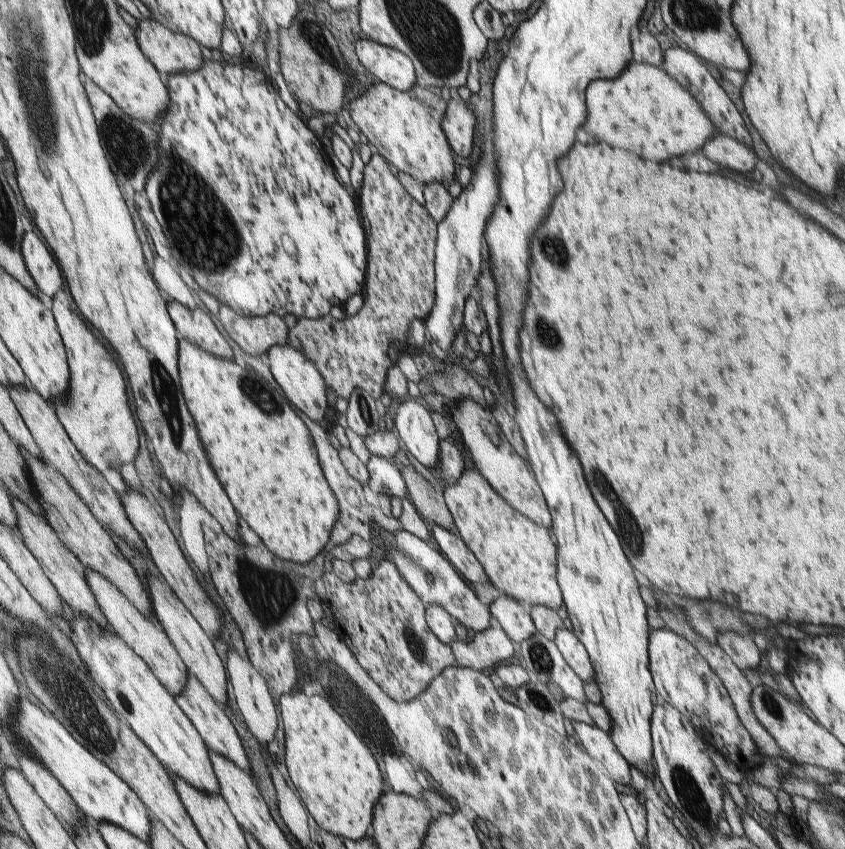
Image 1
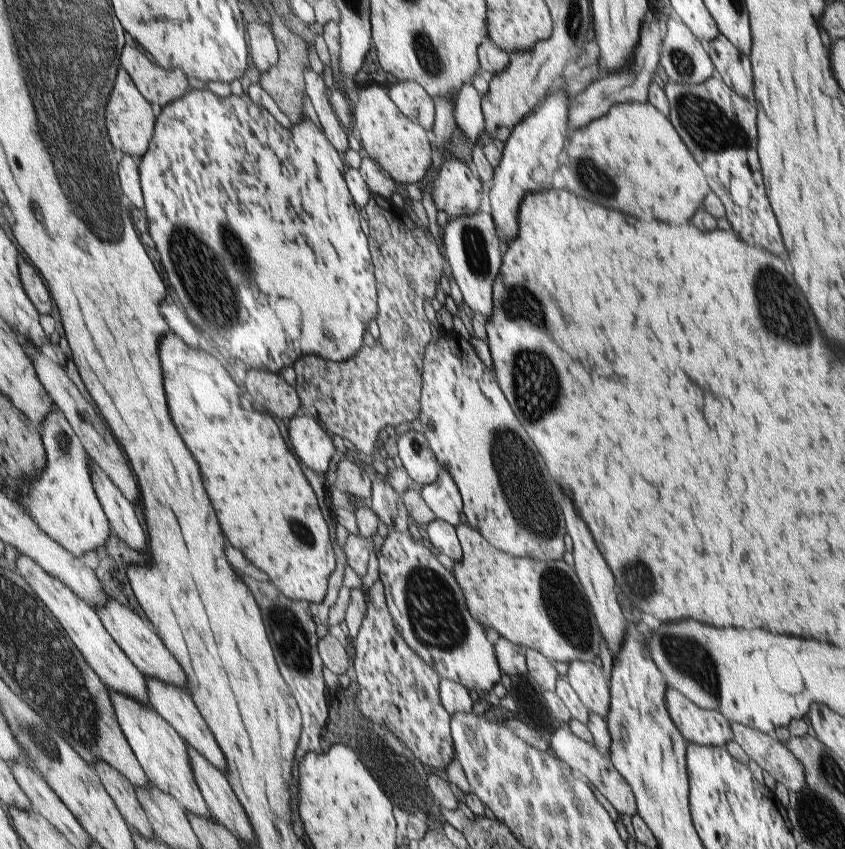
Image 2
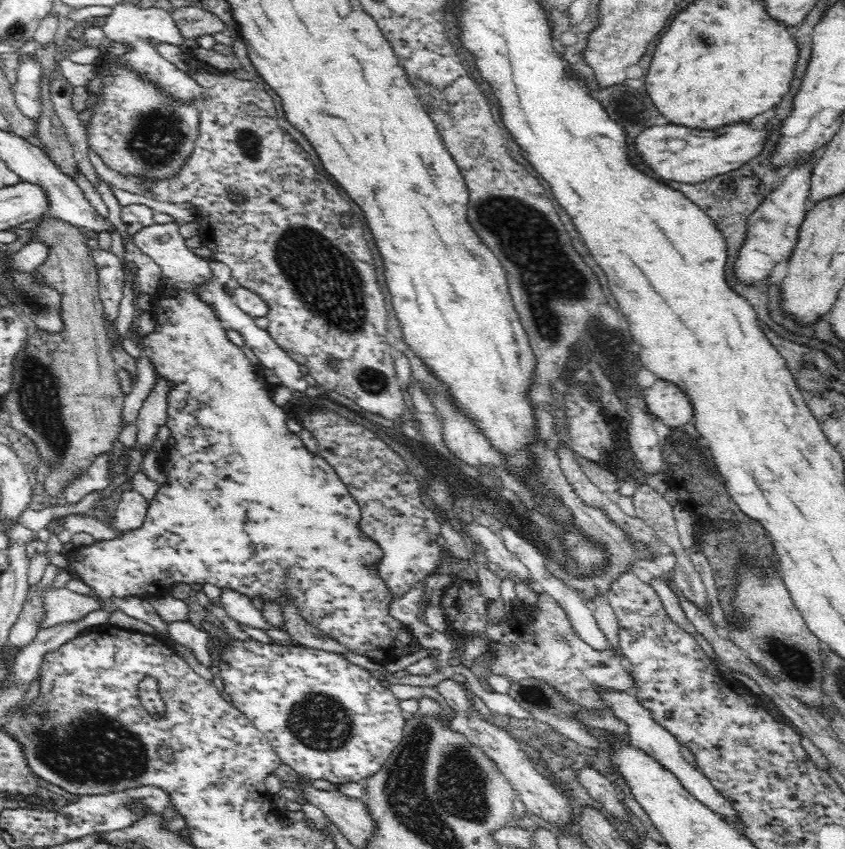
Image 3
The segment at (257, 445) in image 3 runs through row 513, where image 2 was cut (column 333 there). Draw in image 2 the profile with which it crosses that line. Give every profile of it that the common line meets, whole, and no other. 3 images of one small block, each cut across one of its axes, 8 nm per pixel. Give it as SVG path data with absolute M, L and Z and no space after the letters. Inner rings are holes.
M192 89L181 99L158 109L151 145L138 161L150 236L157 242L157 248L163 256L161 262L173 284L173 294L177 294L183 304L189 304L189 314L193 314L193 322L197 322L197 326L205 330L202 345L205 351L213 350L213 355L220 354L230 364L241 362L241 366L280 374L280 370L285 366L293 366L301 356L315 354L329 361L345 361L360 350L363 332L367 324L375 319L373 268L369 260L367 240L361 232L363 228L359 228L359 214L345 188L347 167L337 148L317 124L305 118L291 129L284 128L266 107L256 104L248 93L241 96L230 94L223 98L209 90ZM199 232L207 234L207 240L205 236L199 240ZM213 290L217 290L216 294L213 294ZM197 294L201 294L201 298L197 298Z

